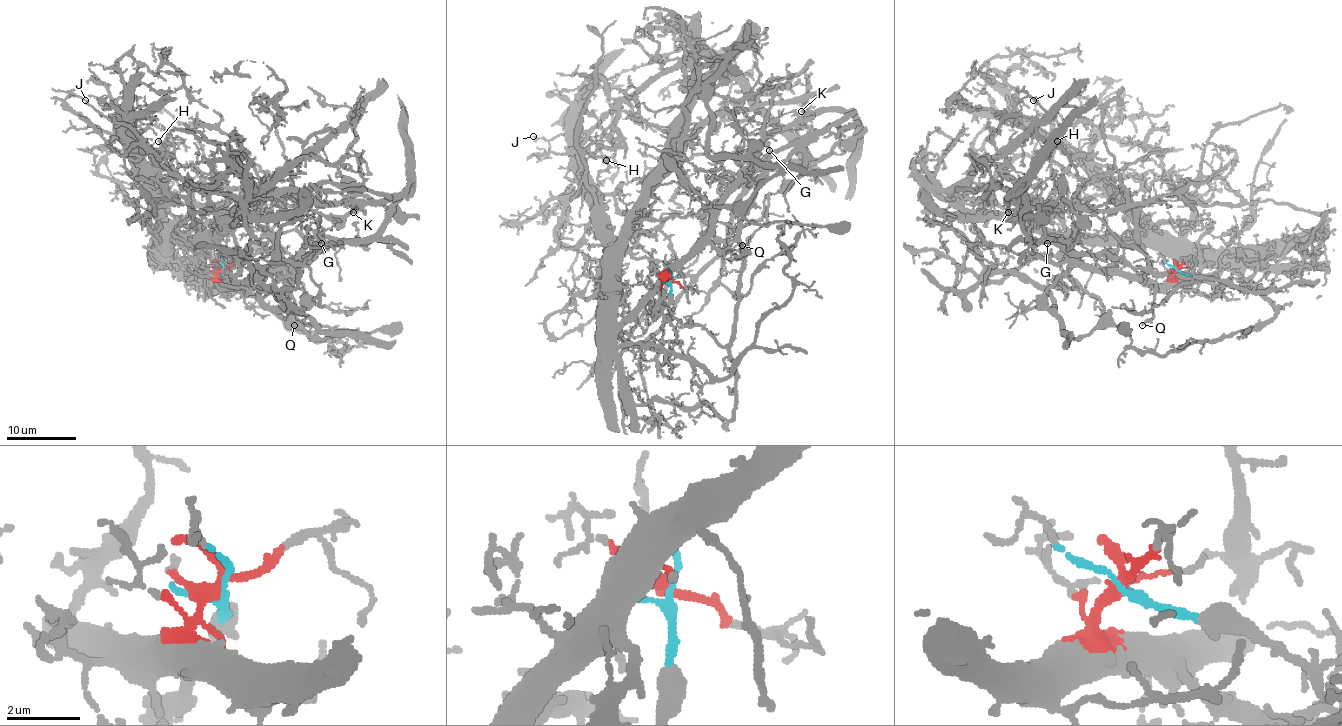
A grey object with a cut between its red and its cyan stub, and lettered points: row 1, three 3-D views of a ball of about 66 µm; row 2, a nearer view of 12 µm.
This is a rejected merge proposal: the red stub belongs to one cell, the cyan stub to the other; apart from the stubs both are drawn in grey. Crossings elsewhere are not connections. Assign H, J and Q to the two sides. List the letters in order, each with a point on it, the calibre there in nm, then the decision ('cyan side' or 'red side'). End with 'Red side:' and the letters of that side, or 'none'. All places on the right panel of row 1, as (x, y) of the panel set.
H: place (1057, 141); calibre 180 nm; red side
J: place (1033, 100); calibre 190 nm; red side
Q: place (1142, 325); calibre 170 nm; cyan side
Red side: H, J

